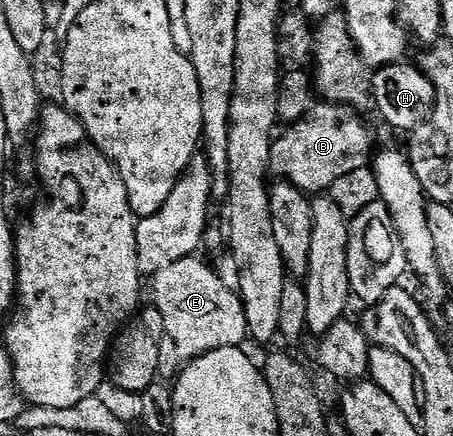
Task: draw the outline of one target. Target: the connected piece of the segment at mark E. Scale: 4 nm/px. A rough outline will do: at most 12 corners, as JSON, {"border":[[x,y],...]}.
{"border":[[193,254],[150,280],[180,362],[249,339],[244,303]]}

